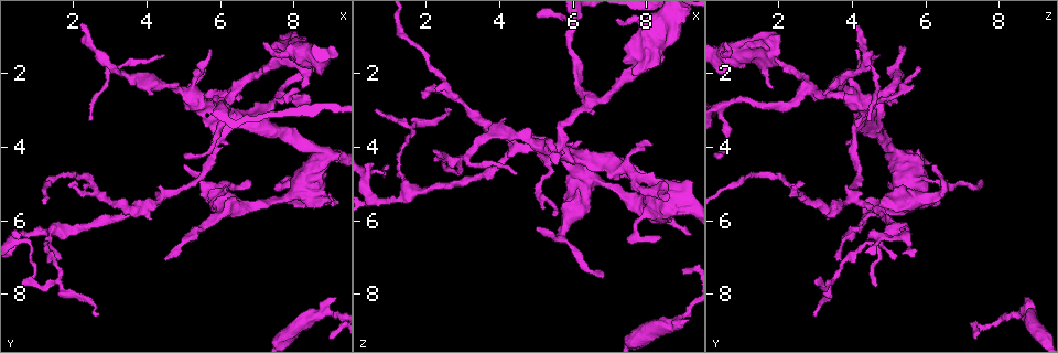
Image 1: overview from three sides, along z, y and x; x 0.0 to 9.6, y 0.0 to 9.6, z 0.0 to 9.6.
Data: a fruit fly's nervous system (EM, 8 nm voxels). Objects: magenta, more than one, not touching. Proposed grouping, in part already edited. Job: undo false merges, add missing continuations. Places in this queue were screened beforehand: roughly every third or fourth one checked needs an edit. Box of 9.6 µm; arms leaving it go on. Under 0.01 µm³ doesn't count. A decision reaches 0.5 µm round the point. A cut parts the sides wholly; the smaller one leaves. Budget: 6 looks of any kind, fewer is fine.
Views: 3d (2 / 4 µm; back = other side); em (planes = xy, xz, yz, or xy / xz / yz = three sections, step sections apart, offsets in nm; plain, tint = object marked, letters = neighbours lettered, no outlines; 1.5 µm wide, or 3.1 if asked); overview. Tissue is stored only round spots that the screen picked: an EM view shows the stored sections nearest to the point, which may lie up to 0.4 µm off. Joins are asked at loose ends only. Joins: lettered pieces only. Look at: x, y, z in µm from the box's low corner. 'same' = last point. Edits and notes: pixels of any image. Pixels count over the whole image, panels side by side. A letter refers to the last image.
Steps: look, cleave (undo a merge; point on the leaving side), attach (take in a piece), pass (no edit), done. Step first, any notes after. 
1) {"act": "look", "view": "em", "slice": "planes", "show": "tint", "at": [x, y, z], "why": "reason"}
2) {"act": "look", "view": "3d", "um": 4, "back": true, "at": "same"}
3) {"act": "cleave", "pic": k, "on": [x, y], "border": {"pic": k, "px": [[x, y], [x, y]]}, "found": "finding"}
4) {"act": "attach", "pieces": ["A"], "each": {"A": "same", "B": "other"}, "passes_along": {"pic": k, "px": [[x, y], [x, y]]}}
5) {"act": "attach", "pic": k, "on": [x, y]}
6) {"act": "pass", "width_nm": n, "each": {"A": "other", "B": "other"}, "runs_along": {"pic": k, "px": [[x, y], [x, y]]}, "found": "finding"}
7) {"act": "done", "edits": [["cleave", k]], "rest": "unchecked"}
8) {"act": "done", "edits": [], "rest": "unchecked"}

{"act": "look", "view": "3d", "um": 2, "at": [9.10, 8.05, 8.75], "why": "free end"}

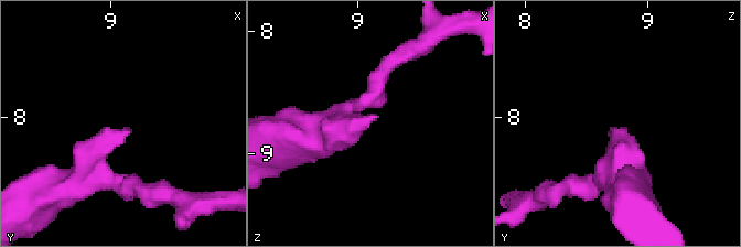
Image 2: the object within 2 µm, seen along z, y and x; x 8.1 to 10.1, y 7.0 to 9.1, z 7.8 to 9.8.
{"act": "look", "view": "em", "slice": "planes", "show": "plain", "at": [9.14, 8.08, 8.70], "why": "need the tissue"}

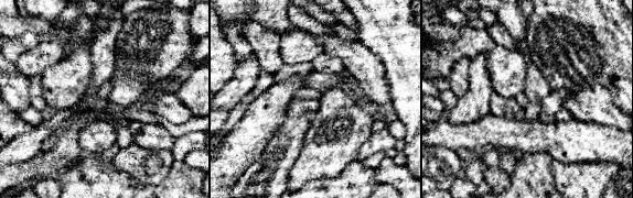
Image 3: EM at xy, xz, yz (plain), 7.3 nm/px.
{"act": "look", "view": "em", "slice": "planes", "show": "letters", "at": "same"}

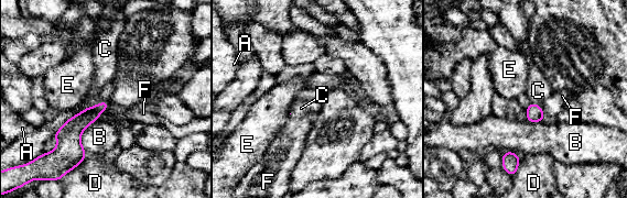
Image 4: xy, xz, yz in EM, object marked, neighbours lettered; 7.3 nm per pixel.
{"act": "attach", "pieces": ["C"], "each": {"A": "other", "B": "other", "C": "same", "D": "other", "E": "other", "F": "other"}, "passes_along": {"pic": 4, "px": [[534, 113], [536, 105], [538, 90]]}, "found": "it goes on there"}

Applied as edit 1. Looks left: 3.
{"act": "look", "view": "overview", "why": "see it whole again"}

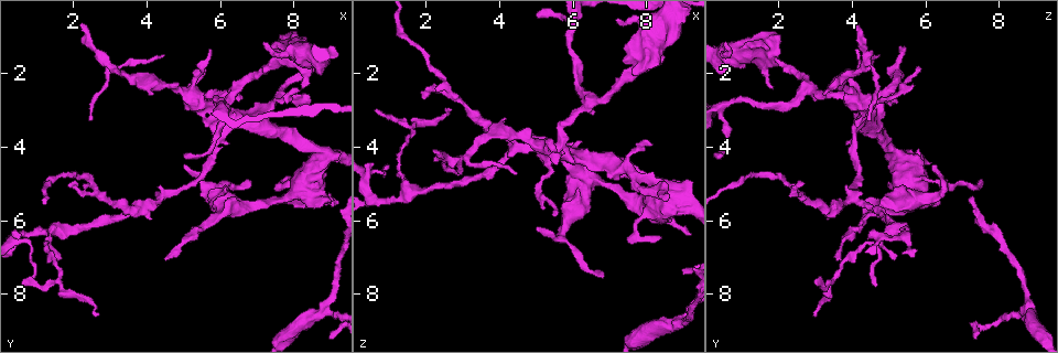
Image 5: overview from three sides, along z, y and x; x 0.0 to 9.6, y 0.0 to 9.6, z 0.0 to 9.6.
{"act": "look", "view": "em", "slice": "planes", "show": "plain", "at": [8.50, 1.25, 5.40], "why": "an open end"}

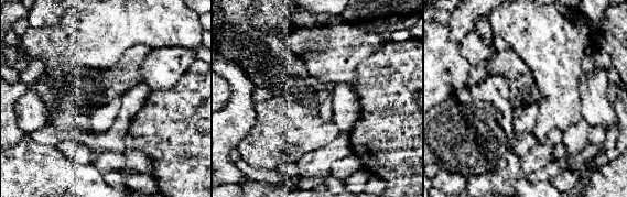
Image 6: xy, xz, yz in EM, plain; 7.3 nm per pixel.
{"act": "look", "view": "em", "slice": "planes", "show": "letters", "at": "same"}

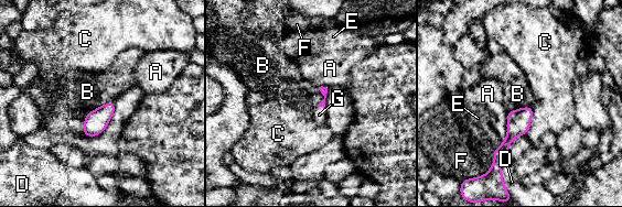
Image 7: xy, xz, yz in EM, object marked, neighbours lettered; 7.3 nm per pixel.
{"act": "attach", "pieces": ["G"], "longest_contact_nm": ["B", 260], "each": {"A": "other", "B": "other", "C": "other", "D": "other", "E": "other", "F": "other", "G": "same"}, "found": "it goes on there"}

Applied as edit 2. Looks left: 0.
{"act": "done", "edits": [["attach", 4], ["attach", 7]], "rest": "unchecked"}

